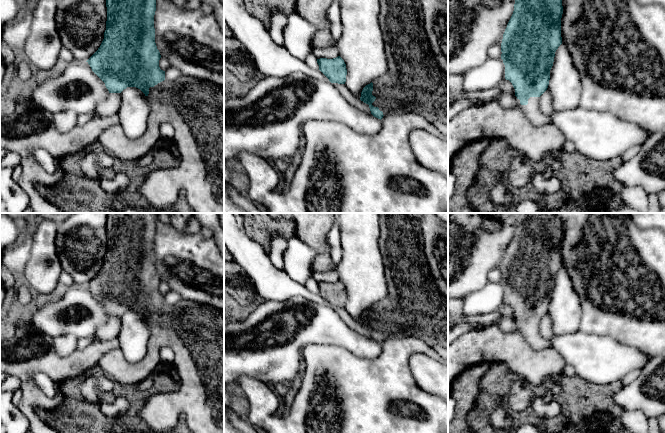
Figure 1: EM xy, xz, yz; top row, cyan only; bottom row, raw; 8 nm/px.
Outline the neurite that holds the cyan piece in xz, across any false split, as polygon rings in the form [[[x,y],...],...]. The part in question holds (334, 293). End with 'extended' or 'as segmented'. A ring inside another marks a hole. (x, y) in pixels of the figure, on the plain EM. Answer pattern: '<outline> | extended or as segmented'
[[[338,280],[333,283],[317,283],[319,294],[329,303],[331,307],[345,308],[347,293],[344,284]]] | as segmented

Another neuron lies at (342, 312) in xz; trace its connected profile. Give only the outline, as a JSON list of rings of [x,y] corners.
[[[332,307],[339,317],[348,325],[351,329],[355,330],[361,335],[371,338],[369,329],[361,325],[359,322],[355,321],[345,308]]]

